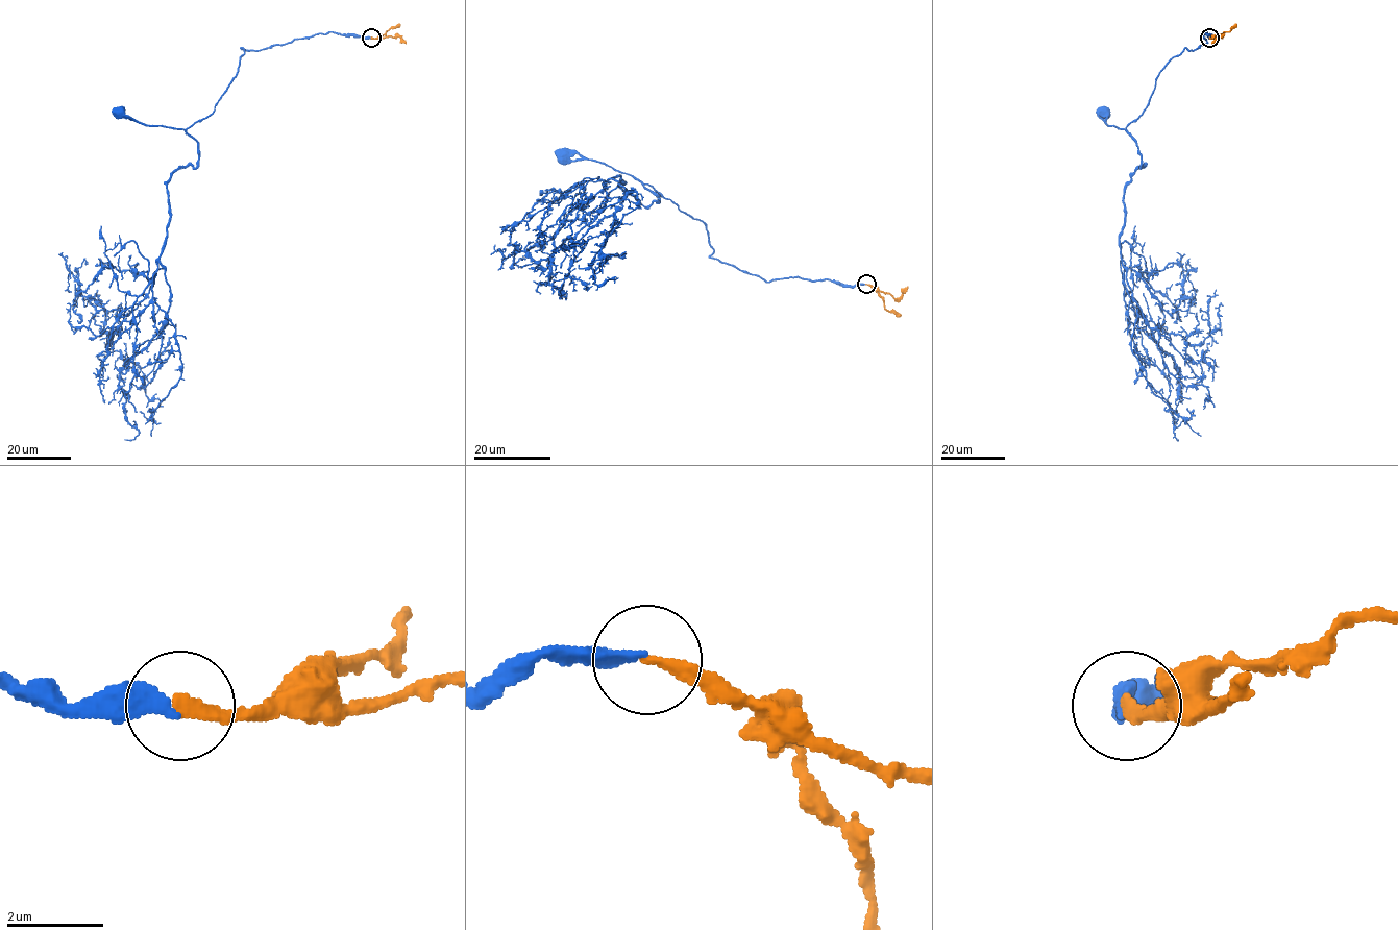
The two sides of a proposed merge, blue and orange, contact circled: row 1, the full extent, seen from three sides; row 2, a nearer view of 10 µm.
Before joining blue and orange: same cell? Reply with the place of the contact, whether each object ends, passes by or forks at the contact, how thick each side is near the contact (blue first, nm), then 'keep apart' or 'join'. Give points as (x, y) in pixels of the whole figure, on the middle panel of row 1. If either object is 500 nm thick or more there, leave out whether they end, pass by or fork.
place (866, 284); blue ends; orange ends; calibres 280 and 260 nm; join

